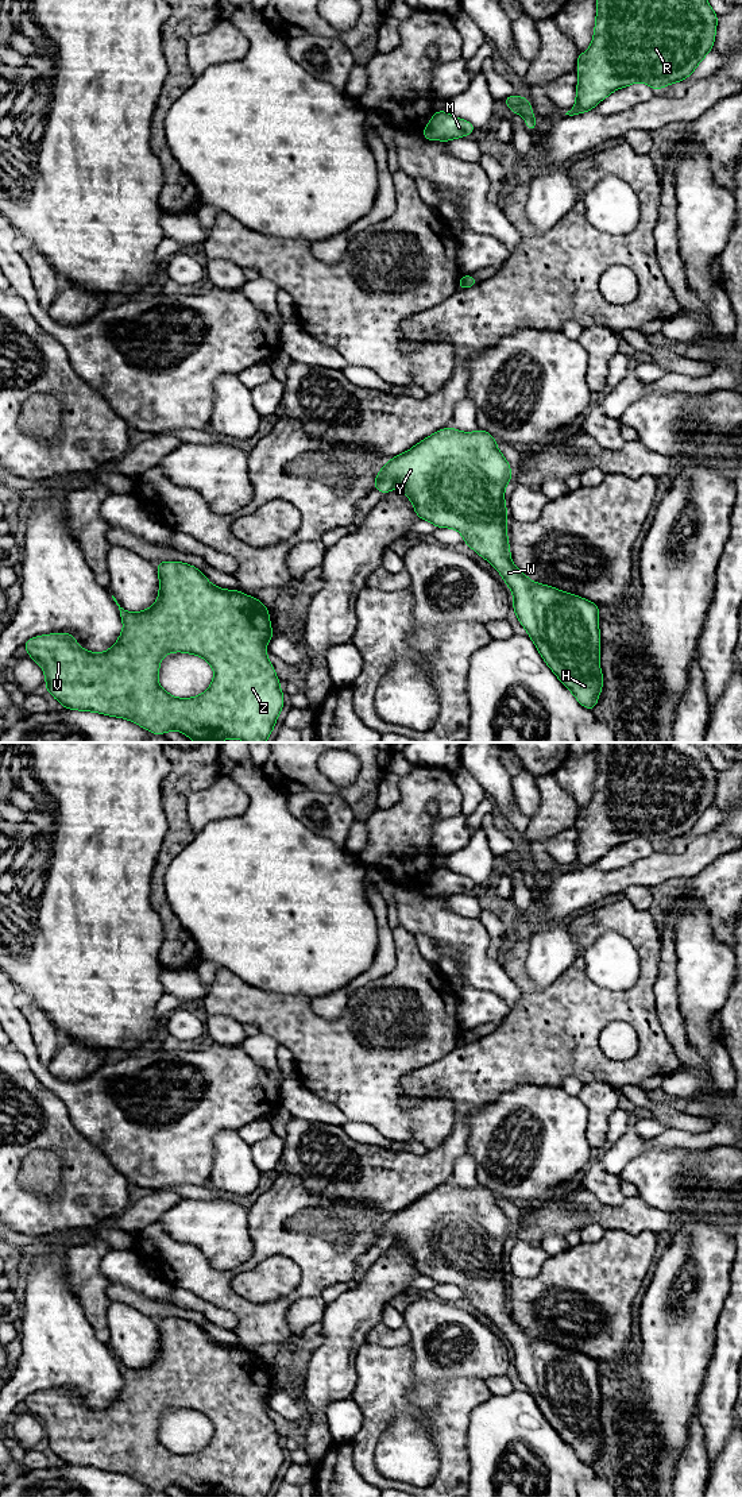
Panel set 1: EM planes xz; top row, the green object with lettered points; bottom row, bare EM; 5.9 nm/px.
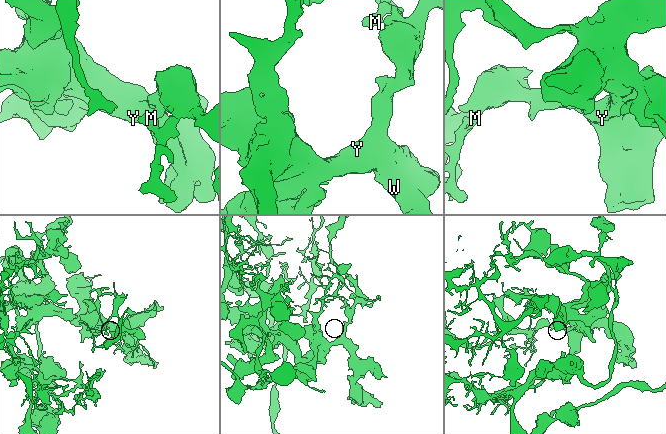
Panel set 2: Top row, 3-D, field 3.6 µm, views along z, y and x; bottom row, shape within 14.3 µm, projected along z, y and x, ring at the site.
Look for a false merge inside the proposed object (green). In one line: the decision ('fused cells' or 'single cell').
single cell

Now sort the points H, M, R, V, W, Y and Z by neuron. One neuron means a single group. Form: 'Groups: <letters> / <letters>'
Groups: H M R V W Y Z

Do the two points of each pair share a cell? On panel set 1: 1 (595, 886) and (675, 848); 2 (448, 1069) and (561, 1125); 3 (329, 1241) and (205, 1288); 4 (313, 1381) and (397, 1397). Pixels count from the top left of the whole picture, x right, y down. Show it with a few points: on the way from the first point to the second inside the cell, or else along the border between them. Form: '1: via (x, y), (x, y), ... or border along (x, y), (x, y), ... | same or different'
1: border along (687, 845), (681, 853), (661, 853), (659, 851) | different
2: border along (532, 1083), (507, 1090), (475, 1111) | different
3: via (298, 1241), (273, 1241), (248, 1265), (236, 1270) | same
4: border along (356, 1358), (356, 1385), (350, 1396) | different

